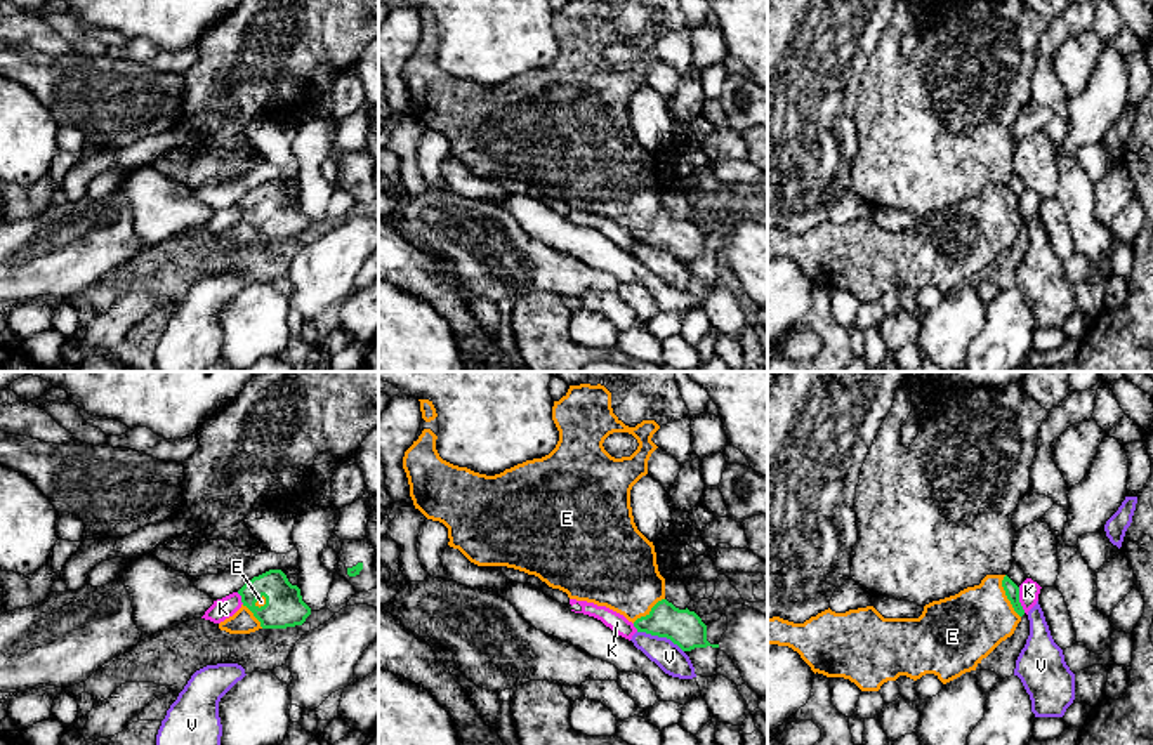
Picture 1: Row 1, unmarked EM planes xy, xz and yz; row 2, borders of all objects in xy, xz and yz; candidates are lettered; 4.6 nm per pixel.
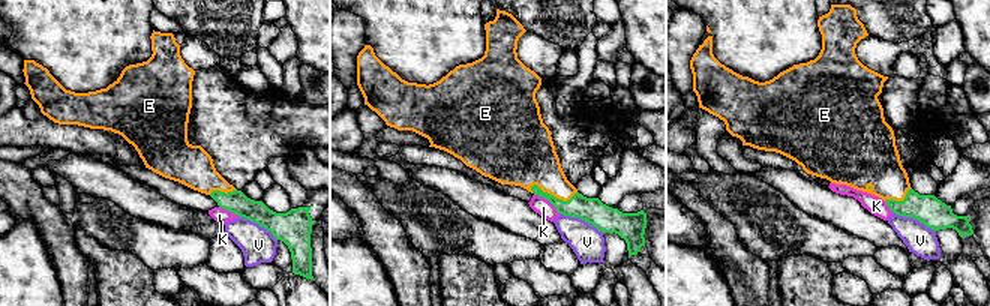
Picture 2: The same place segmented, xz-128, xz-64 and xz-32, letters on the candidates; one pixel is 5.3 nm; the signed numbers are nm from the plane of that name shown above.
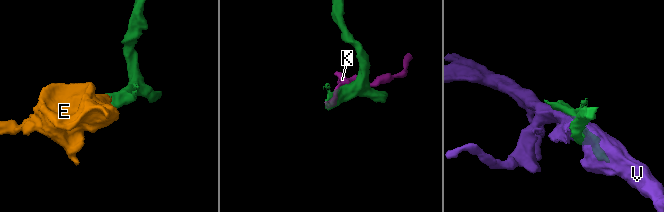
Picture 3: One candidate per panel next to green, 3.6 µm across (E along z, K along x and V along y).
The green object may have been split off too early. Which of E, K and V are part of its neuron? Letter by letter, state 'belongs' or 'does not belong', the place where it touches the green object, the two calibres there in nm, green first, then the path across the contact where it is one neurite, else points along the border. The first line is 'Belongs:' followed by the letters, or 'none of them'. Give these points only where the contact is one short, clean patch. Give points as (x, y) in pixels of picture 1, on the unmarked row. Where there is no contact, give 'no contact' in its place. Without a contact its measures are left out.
Belongs: E
E: belongs; contact yz (1006, 205); calibres 70 and 320 nm; way yz (1011, 200), (1006, 205), (966, 238)
K: does not belong; contact yz (1018, 210); calibres 70 and 100 nm
V: does not belong; contact xz (660, 247); calibres 170 and 140 nm

